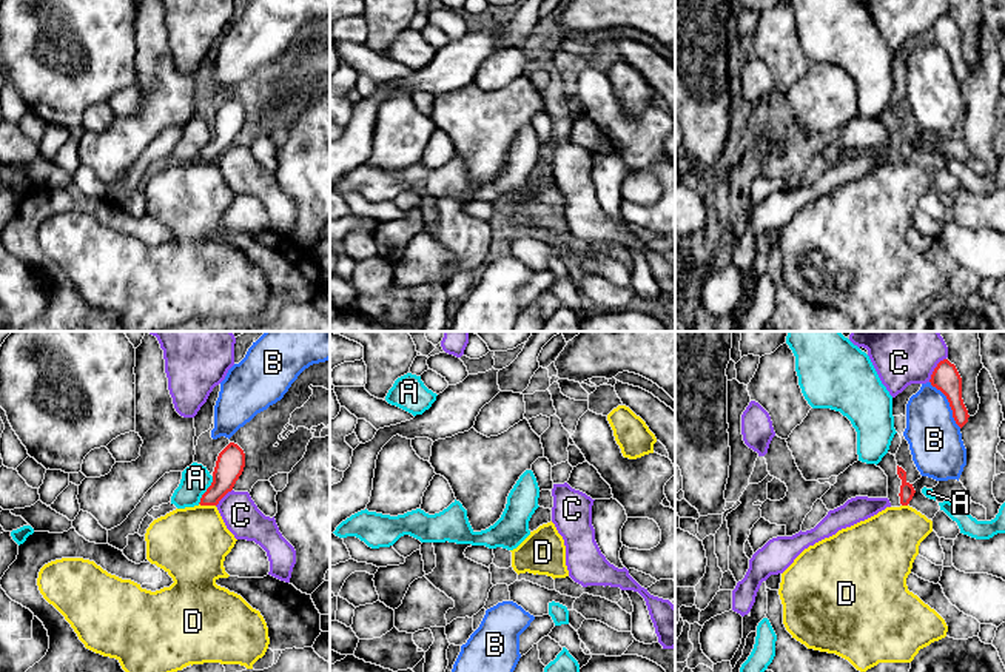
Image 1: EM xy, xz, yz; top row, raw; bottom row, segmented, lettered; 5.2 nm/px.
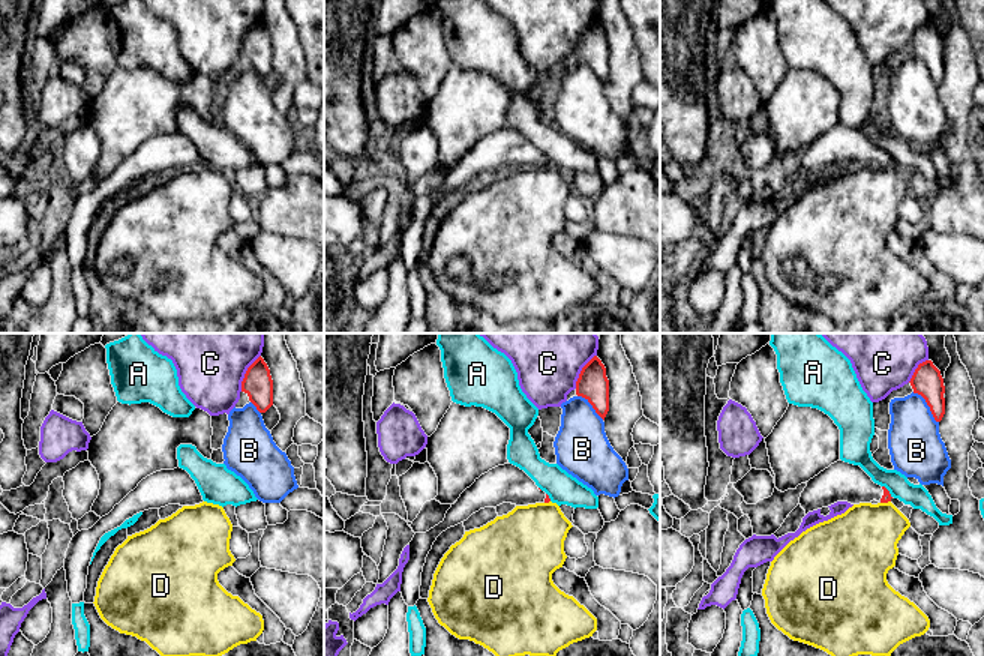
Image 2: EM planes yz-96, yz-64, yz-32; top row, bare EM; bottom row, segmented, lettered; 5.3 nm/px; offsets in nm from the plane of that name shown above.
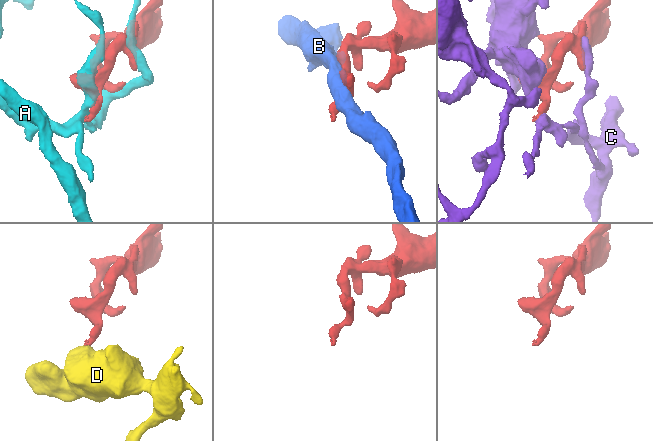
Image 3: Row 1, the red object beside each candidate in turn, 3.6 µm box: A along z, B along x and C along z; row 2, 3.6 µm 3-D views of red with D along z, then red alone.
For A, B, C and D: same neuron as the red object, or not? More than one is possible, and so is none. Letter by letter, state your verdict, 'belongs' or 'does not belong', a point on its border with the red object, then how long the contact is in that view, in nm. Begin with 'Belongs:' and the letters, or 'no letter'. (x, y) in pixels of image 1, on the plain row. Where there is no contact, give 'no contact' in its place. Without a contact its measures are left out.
Belongs: no letter
A: does not belong; meets red in xy at (207, 145); contact 170 nm long
B: does not belong; meets red in yz at (950, 59); contact 300 nm long
C: does not belong; meets red in yz at (934, 23); contact 160 nm long
D: does not belong; meets red in xy at (207, 159); contact 90 nm long

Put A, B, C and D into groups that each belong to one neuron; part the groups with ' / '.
A / B / C / D

